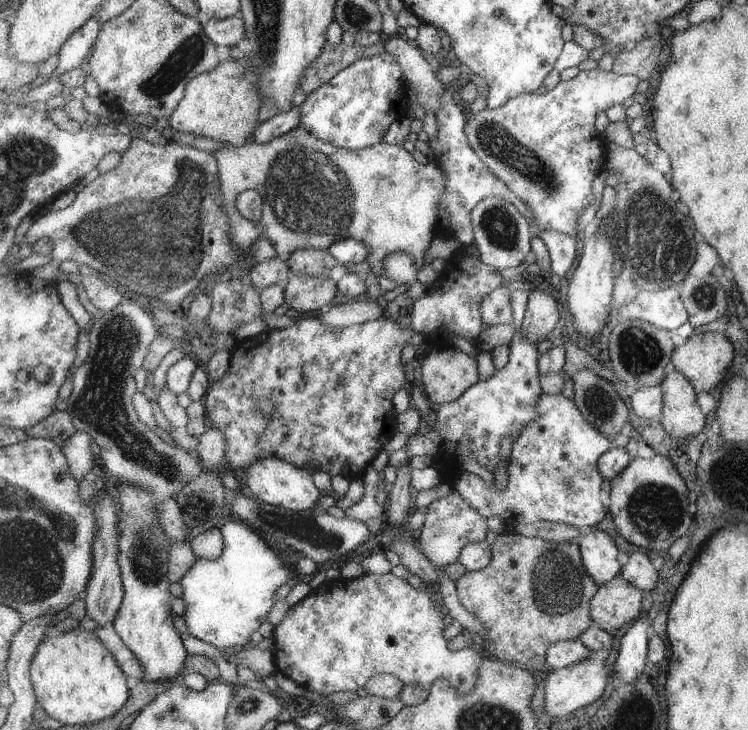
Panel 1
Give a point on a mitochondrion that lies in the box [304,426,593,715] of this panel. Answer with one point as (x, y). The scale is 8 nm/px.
(553, 577)

